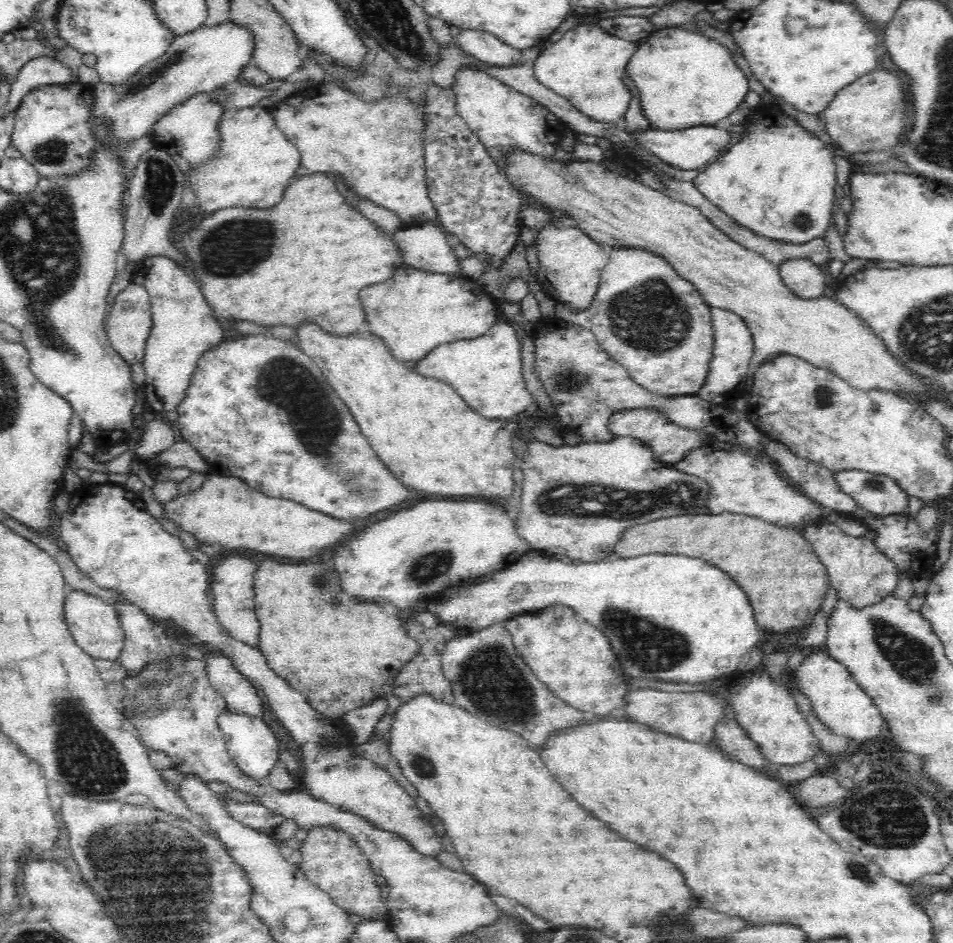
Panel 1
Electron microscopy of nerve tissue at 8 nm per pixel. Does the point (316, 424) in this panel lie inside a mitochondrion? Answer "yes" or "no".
yes

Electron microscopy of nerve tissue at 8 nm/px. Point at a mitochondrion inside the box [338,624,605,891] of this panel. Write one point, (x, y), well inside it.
(491, 680)

